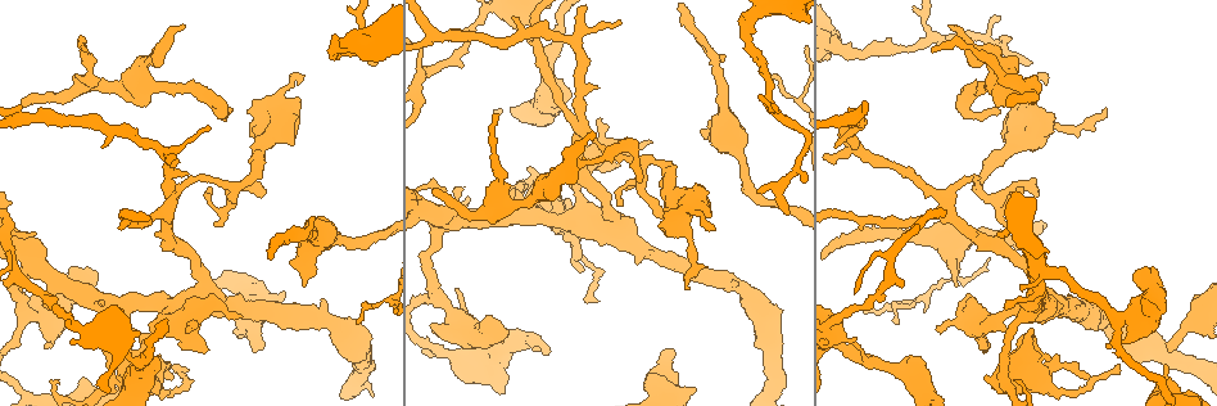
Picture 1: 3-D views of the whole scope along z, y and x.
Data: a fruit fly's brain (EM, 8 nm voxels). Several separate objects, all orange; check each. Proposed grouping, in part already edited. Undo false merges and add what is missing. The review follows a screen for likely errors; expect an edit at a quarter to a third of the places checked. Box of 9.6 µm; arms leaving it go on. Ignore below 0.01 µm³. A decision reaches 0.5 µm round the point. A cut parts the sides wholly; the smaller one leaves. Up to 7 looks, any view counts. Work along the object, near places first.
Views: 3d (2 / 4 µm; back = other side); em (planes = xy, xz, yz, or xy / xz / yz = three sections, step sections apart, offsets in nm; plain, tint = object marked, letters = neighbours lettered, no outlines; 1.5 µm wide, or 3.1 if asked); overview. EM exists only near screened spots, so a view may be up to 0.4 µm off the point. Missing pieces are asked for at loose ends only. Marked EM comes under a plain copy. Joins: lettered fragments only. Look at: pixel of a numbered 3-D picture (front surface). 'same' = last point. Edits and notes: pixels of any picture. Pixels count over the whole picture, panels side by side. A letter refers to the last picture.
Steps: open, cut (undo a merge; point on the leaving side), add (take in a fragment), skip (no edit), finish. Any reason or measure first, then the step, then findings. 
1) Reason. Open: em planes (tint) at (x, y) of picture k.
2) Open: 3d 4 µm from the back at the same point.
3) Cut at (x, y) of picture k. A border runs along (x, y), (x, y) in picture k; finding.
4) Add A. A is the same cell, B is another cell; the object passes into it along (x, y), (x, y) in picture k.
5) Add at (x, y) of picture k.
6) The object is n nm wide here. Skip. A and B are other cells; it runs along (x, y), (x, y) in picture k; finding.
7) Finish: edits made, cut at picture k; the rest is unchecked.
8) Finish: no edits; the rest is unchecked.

Branch stops here. Open: em planes (letters) at (170, 377) of picture 1.

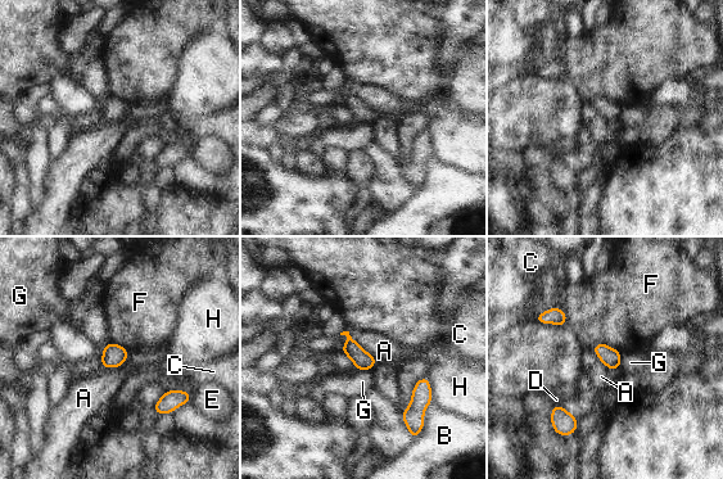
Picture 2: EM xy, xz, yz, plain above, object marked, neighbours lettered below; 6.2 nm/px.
Skip. A, B, C, D, E, F, G and H are other cells; a border runs along (348, 331), (378, 361) in picture 2; none of them fits.

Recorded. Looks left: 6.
Branch stops here. Open: em xz step 4 (letters) at (266, 193) of picture 1.

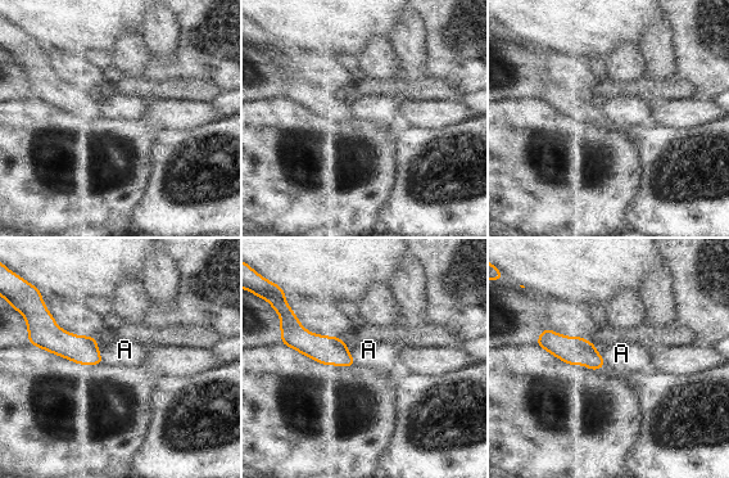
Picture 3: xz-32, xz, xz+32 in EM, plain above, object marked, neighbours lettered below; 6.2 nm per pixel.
The longest contact is with A, 160 nm. Skip. A is another cell; none of them fits.

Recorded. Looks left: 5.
Branch stops here. Open: 3d 2 µm at (954, 25) of picture 1.

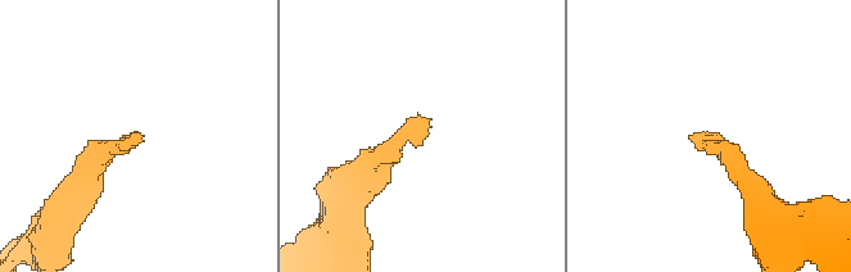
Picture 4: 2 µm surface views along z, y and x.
Shape alone is not enough. Open: em planes (letters) at (426, 123) of picture 4.

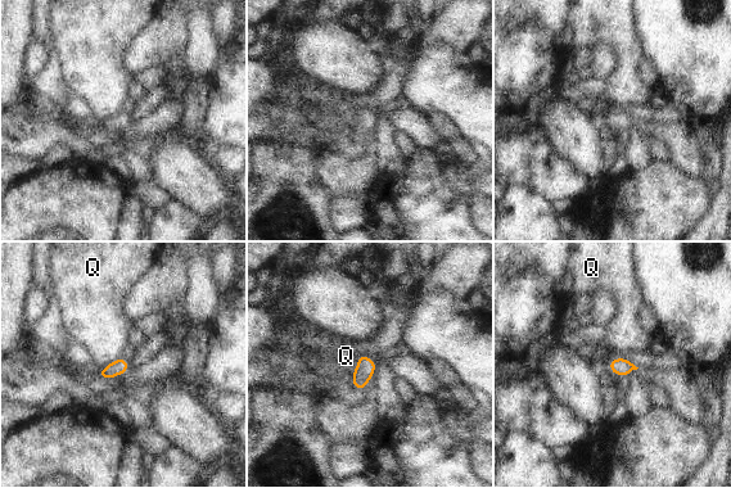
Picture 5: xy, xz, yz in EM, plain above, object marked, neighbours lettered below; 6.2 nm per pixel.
Skip. Q is another cell; a border runs along (360, 352), (357, 366), (351, 374) in picture 5; none of them fits.

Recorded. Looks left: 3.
Finish: no edits; the rest is unchecked.

